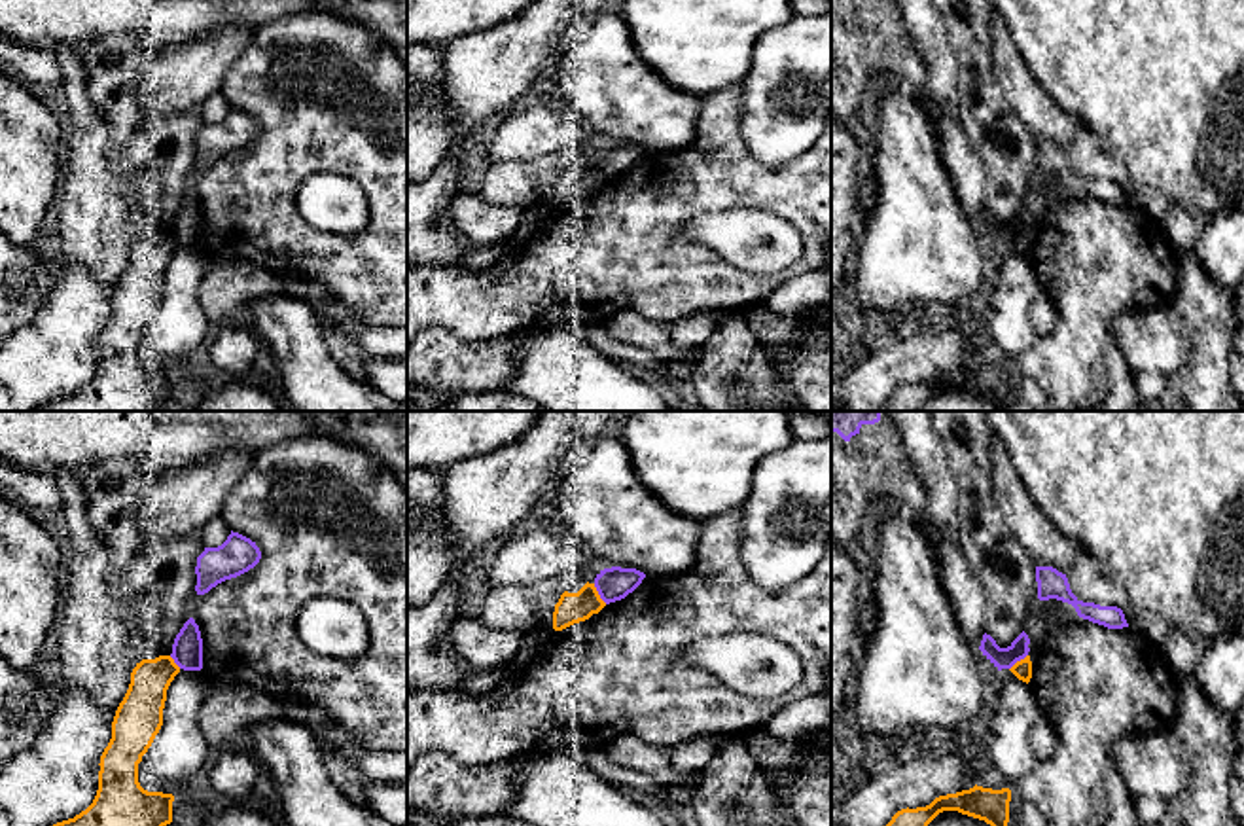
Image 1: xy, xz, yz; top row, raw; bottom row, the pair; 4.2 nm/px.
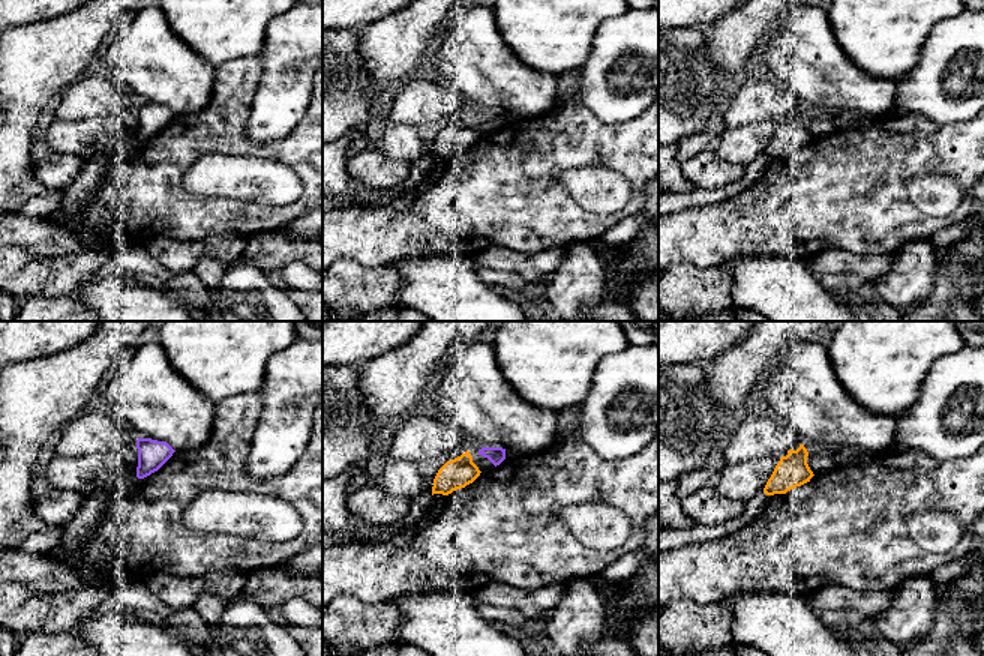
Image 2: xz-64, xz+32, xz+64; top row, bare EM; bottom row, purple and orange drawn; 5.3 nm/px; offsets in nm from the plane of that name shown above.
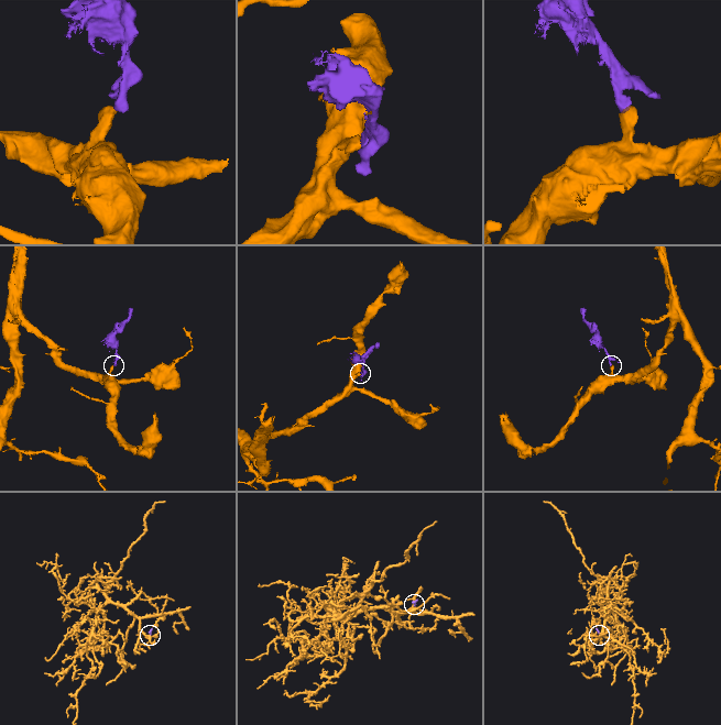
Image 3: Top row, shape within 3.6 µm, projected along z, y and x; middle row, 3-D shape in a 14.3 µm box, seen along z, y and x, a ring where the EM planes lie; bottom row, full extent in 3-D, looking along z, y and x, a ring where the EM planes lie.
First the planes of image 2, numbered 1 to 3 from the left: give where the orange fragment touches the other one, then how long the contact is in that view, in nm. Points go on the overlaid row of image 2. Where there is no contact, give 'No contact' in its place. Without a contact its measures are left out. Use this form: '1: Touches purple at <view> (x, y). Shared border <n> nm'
1: No contact
2: No contact
3: No contact

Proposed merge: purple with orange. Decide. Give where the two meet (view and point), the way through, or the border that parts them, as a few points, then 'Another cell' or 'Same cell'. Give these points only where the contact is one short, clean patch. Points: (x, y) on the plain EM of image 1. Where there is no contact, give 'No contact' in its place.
Touches purple at xz (599, 169). Another cell

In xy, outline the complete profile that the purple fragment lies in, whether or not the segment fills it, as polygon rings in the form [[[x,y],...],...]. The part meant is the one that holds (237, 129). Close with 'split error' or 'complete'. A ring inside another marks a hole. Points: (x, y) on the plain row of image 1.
[[[231,106],[222,121],[204,123],[197,133],[197,171],[204,171],[218,159],[248,148],[259,135],[261,127],[256,117]]]; complete

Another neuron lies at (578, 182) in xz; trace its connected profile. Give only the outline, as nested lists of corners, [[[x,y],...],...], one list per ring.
[[[585,159],[578,169],[564,167],[555,180],[553,205],[562,206],[574,199],[589,195],[598,189],[606,178],[600,174],[595,159]]]

